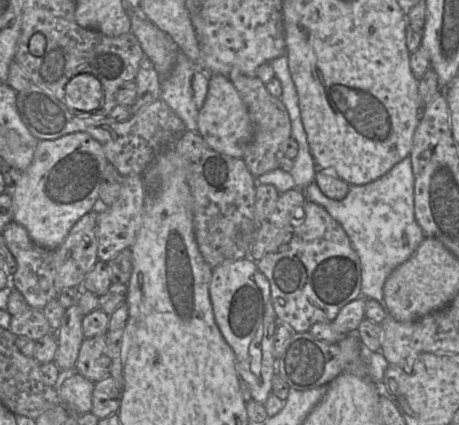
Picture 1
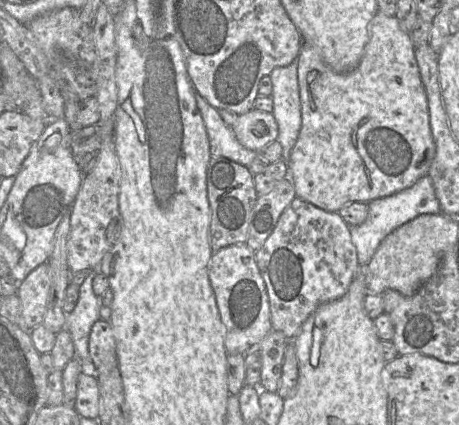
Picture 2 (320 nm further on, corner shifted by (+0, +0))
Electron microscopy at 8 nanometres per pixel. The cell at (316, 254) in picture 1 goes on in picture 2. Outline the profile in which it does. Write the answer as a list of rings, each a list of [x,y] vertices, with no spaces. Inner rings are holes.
[[[297,196],[280,215],[277,224],[264,244],[257,251],[255,251],[255,260],[266,287],[272,330],[283,333],[288,340],[293,340],[296,337],[305,320],[320,304],[338,299],[347,292],[359,267],[357,251],[351,240],[349,225],[342,219],[340,214],[338,212],[328,212],[322,210],[313,204],[298,198]]]

